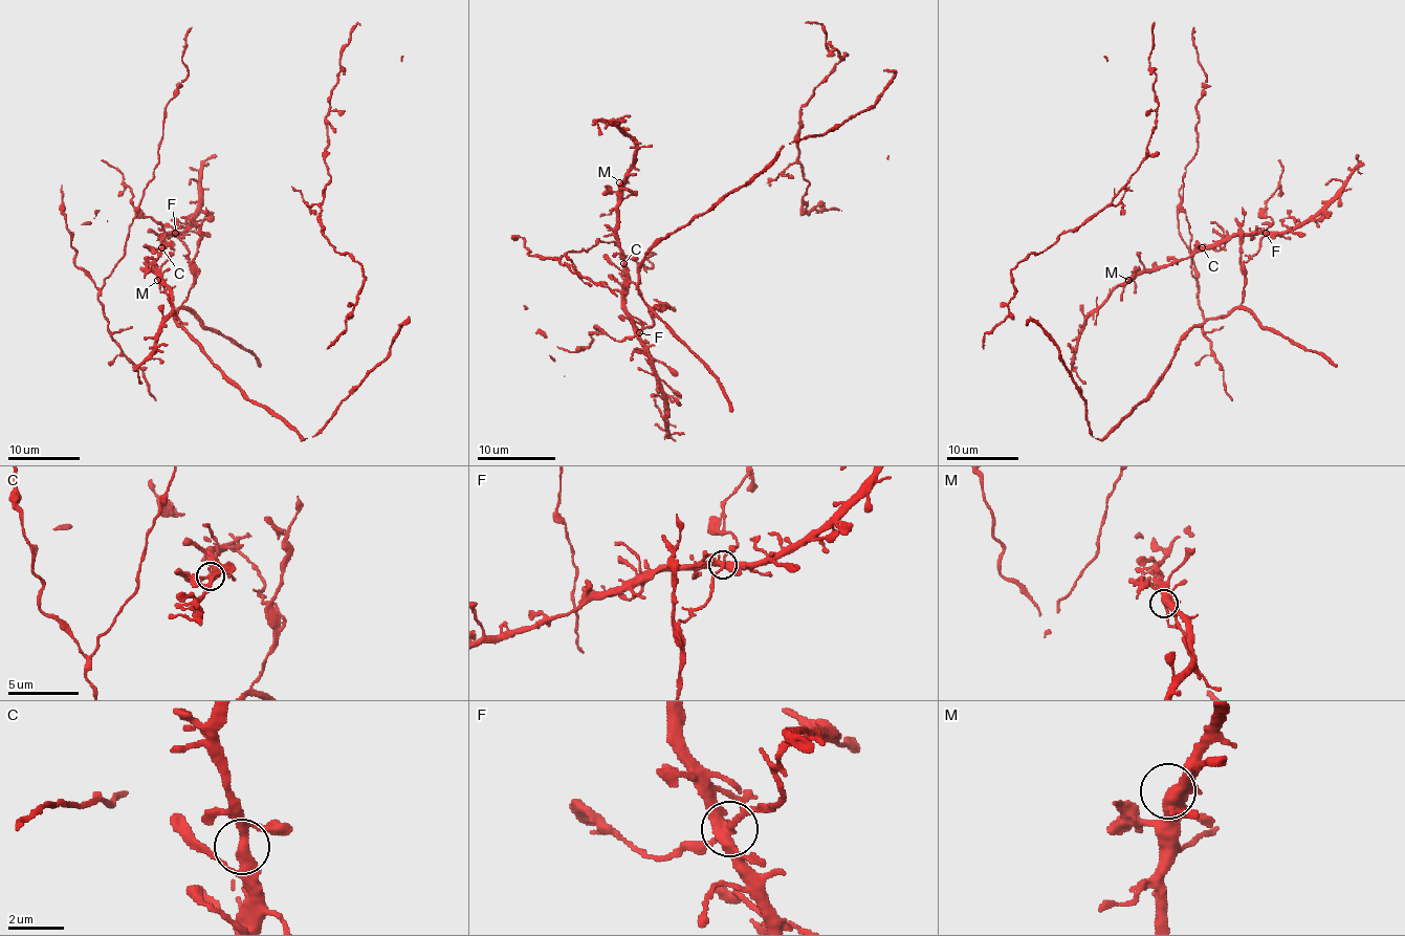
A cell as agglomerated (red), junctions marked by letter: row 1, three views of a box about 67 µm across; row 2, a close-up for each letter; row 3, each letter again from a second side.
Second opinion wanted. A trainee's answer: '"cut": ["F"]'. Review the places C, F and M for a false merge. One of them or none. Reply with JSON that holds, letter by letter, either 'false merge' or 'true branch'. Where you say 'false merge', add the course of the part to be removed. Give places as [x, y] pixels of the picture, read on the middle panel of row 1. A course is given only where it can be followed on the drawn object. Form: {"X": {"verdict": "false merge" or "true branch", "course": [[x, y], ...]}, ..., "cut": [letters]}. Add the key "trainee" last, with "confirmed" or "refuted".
{"C": {"verdict": "true branch"}, "F": {"verdict": "false merge"}, "M": {"verdict": "true branch"}, "cut": ["F"], "trainee": "confirmed"}

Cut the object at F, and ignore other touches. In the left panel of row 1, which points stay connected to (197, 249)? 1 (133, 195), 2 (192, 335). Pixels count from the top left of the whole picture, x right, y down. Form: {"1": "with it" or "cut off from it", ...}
{"1": "with it", "2": "with it"}

